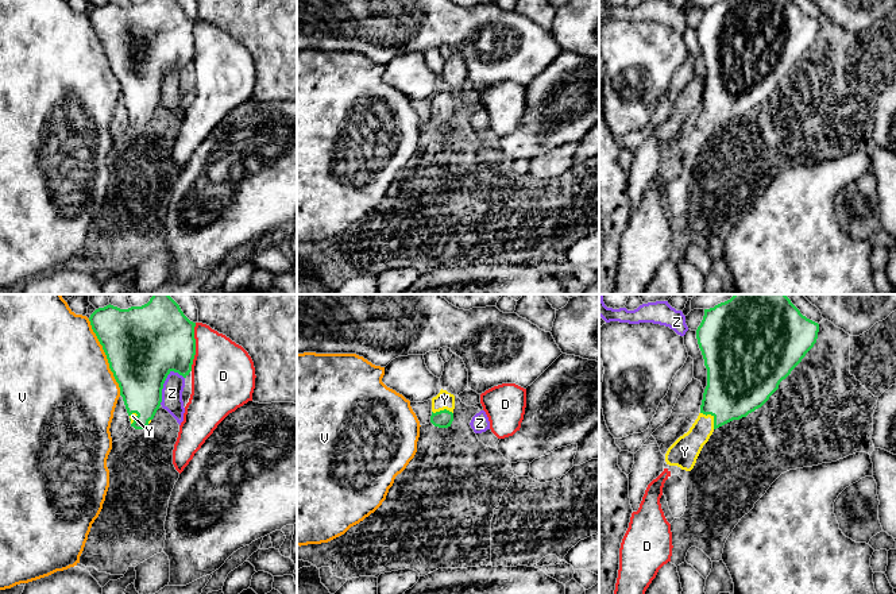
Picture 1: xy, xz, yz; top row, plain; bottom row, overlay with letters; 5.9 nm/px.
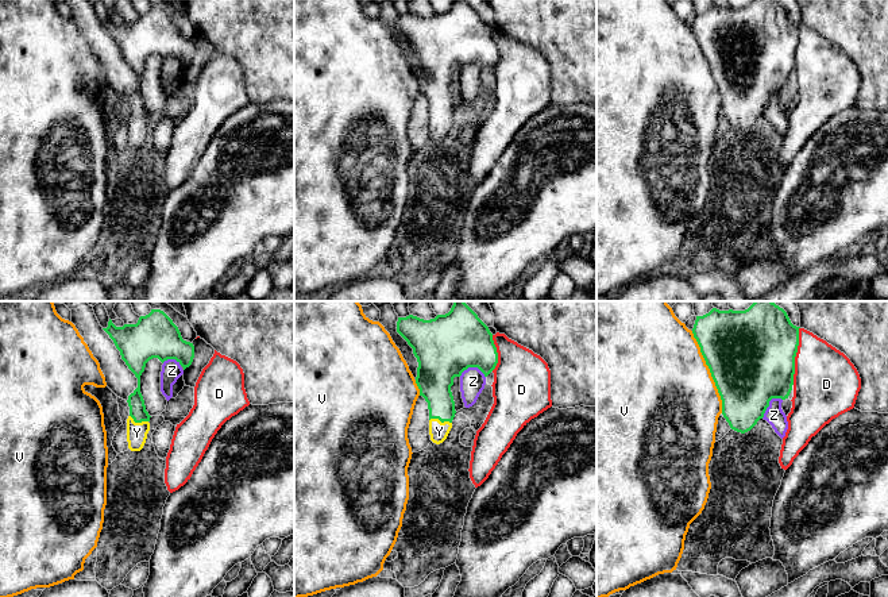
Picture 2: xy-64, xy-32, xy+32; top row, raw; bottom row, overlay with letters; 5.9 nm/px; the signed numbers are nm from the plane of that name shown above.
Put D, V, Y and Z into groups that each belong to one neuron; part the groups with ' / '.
D / V / Y / Z

